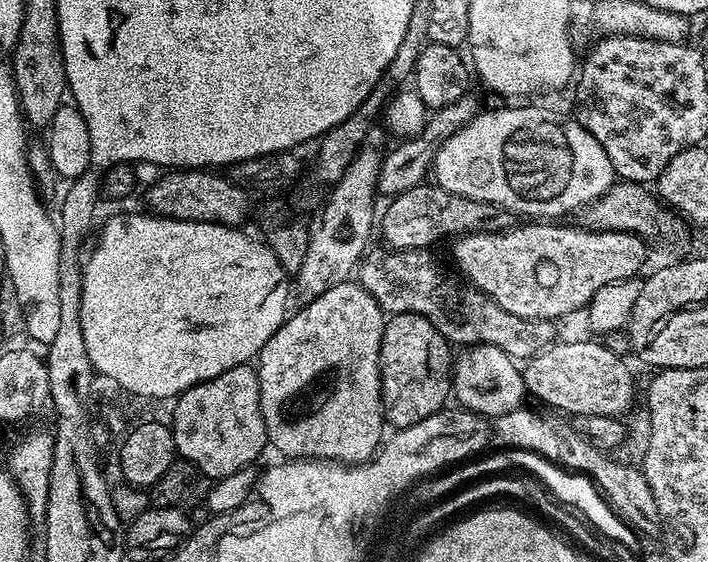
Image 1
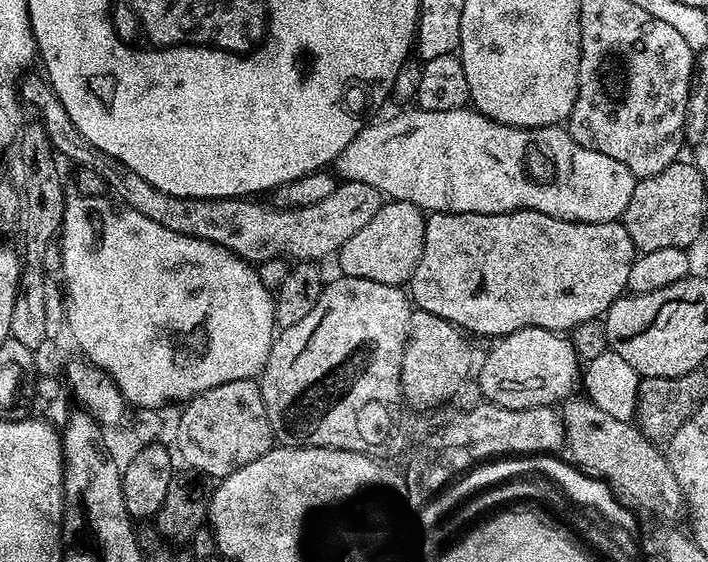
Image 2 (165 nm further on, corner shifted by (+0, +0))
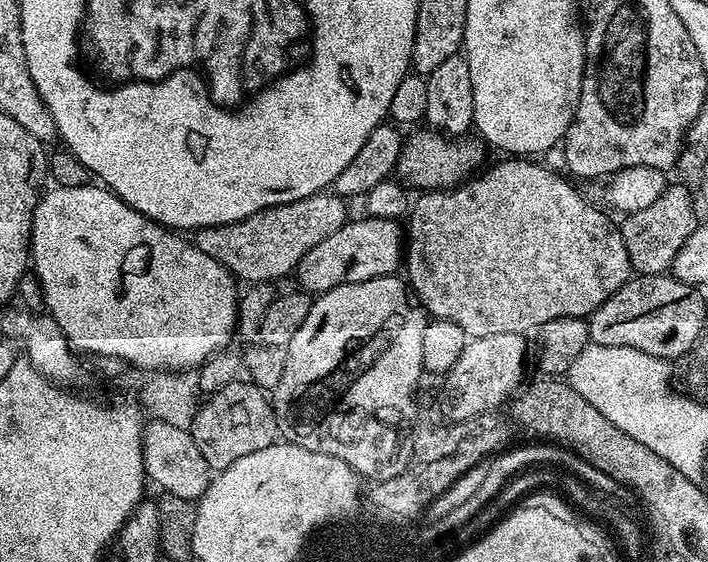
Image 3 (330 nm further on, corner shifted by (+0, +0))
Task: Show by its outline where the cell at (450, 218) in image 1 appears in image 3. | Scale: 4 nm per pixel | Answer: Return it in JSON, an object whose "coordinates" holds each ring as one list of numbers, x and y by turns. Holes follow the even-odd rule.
{"coordinates":[[365,215,364,220,349,219,330,238,322,238,310,254,298,262,294,273,299,287,309,294,329,292,343,284,366,282,370,278,391,276,406,256,406,236,395,219]]}

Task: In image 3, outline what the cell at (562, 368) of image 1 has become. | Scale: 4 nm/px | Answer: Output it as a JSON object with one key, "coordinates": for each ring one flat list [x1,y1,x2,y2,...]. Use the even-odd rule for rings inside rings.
{"coordinates":[[490,334,469,339,462,354,458,354,458,362,454,362,446,374,446,388,453,393,449,401,456,415,466,416,480,412,481,408,492,407,508,395,509,389,523,385,527,360,523,345,512,334]]}

